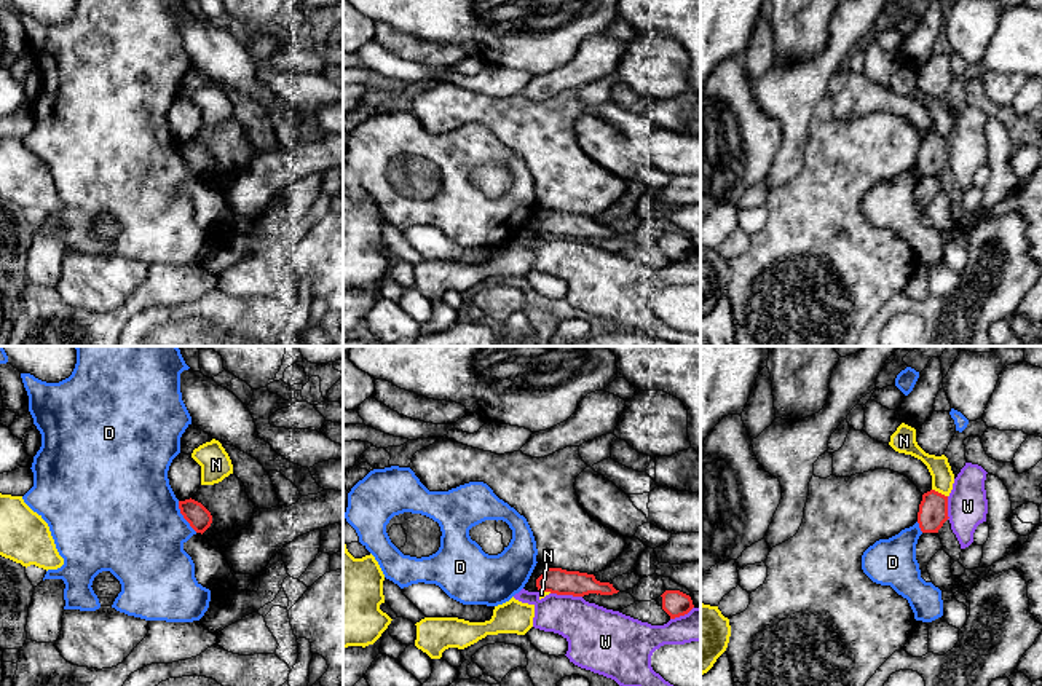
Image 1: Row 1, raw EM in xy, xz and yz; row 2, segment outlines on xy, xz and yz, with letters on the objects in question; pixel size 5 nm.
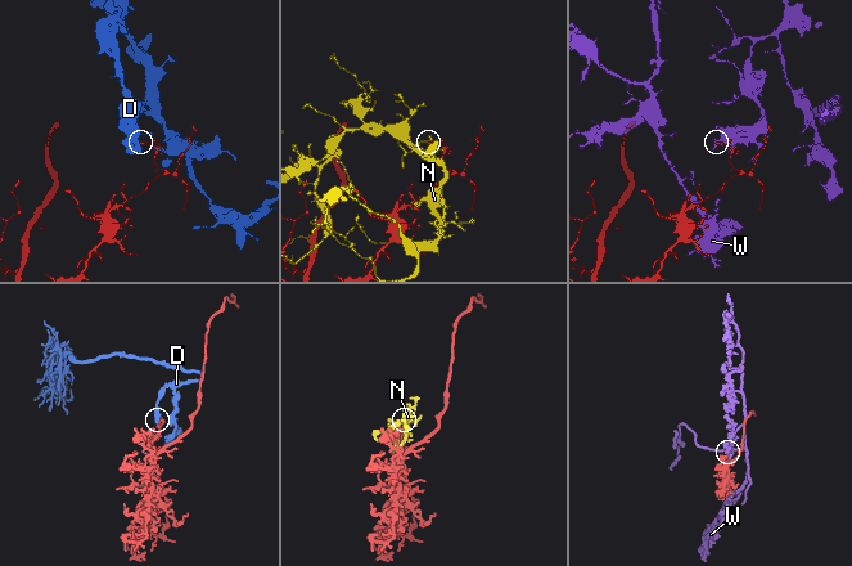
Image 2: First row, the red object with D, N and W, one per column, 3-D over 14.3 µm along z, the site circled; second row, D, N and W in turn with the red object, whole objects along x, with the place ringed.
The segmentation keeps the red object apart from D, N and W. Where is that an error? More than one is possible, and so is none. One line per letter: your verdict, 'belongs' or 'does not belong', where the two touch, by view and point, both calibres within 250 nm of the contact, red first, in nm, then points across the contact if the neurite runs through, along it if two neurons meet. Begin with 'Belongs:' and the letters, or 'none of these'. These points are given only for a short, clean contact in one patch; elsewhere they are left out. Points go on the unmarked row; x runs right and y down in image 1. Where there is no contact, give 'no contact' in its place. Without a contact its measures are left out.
Belongs: none of these
D: does not belong; meets red in xy at (184, 160); 120 nm thick on the red side, 480 nm on the other; border along xy (177, 144), (179, 155), (197, 174)
N: does not belong; meets red in yz at (940, 136); 150 nm thick on the red side, 110 nm on the other
W: does not belong; meets red in xz at (567, 236); 130 nm thick on the red side, 280 nm on the other

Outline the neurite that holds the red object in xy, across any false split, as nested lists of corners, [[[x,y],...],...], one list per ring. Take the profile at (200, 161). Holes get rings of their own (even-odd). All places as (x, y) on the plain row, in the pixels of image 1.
[[[191,140],[185,144],[179,144],[179,152],[184,161],[190,166],[190,169],[196,175],[203,177],[212,166],[211,155],[201,145]]]

